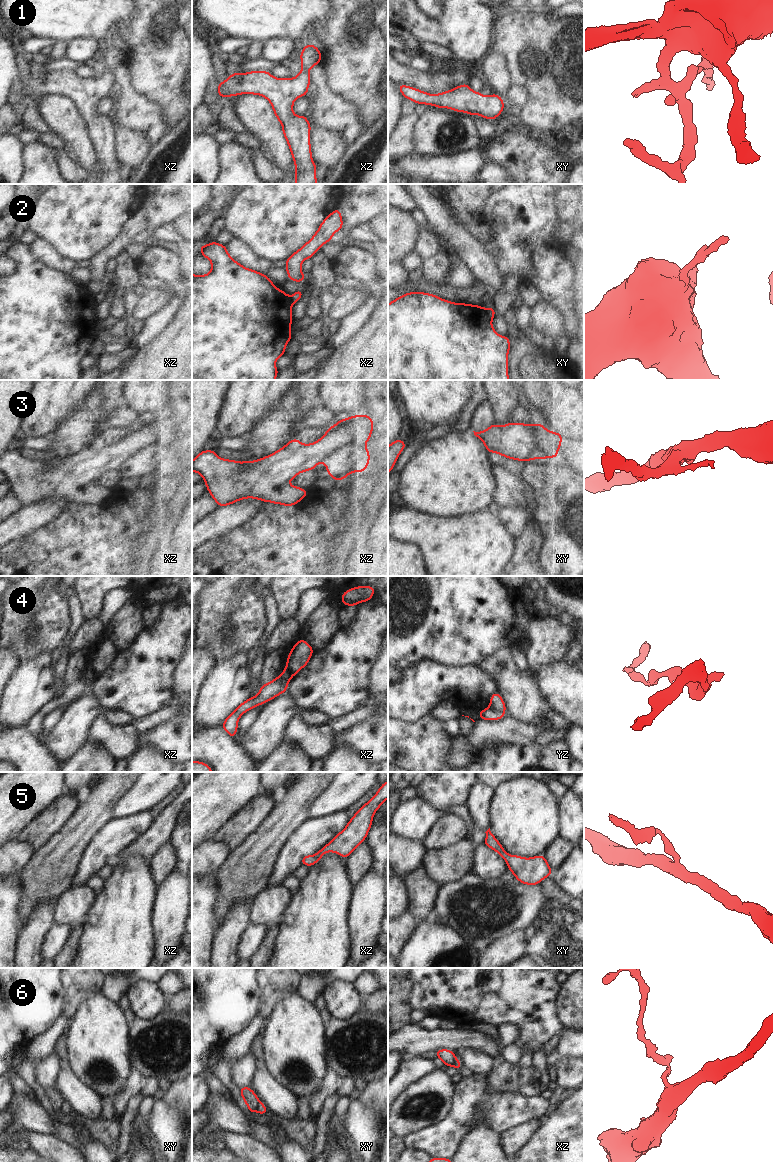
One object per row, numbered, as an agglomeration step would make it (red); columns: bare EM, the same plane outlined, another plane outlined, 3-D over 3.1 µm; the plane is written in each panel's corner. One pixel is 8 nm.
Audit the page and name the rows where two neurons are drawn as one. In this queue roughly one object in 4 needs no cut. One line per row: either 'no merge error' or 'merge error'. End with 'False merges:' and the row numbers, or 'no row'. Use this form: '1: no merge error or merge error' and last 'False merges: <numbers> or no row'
1: no merge error
2: merge error
3: merge error
4: merge error
5: no merge error
6: merge error
False merges: 2, 3, 4, 6

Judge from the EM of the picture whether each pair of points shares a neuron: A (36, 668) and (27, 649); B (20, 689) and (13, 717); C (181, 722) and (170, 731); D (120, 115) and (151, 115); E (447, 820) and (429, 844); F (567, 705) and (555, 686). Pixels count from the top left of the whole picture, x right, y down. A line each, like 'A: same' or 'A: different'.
A: different
B: same
C: same
D: same
E: same
F: same

